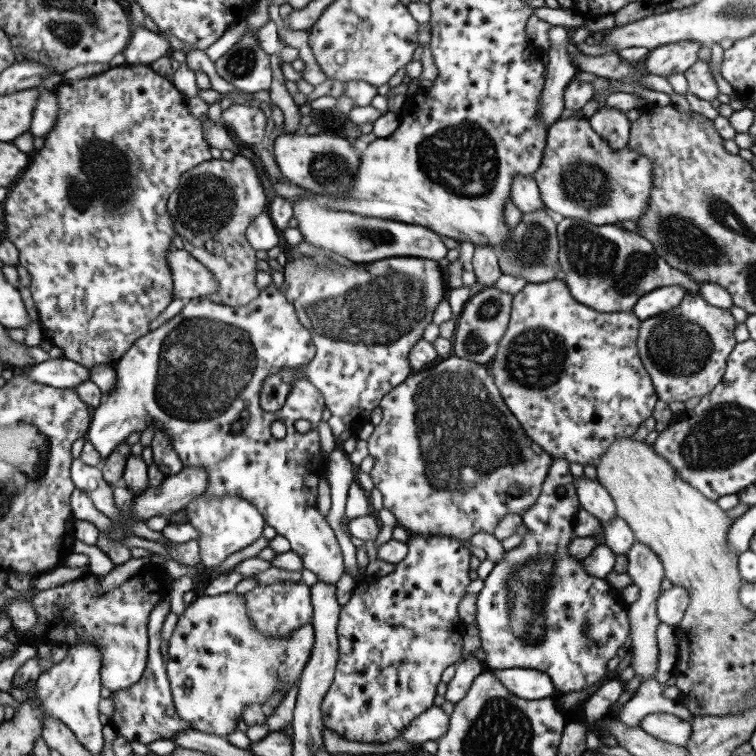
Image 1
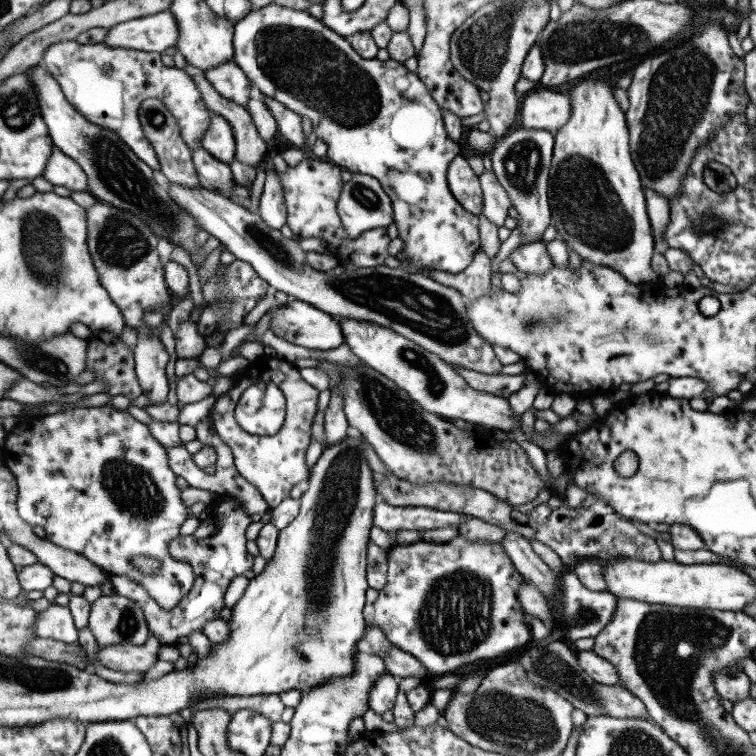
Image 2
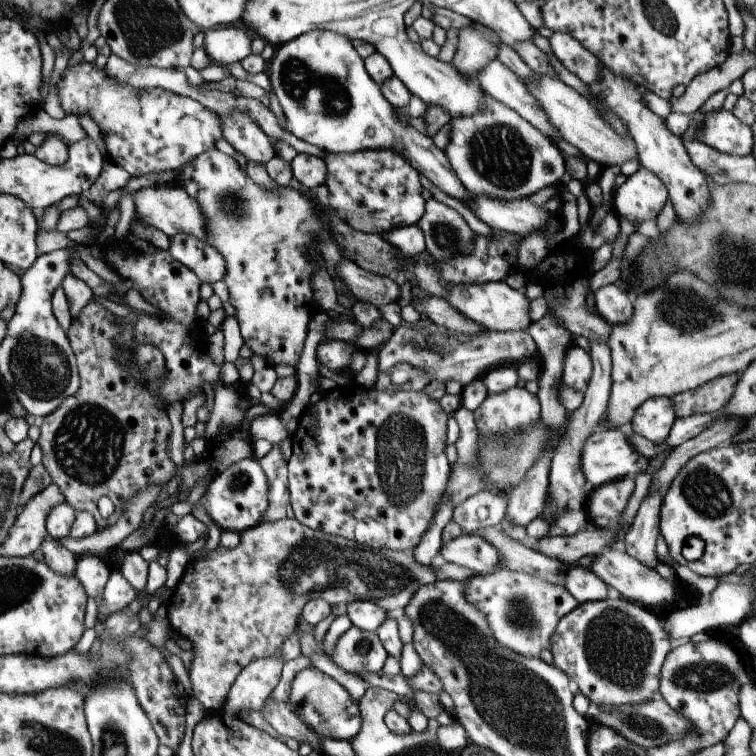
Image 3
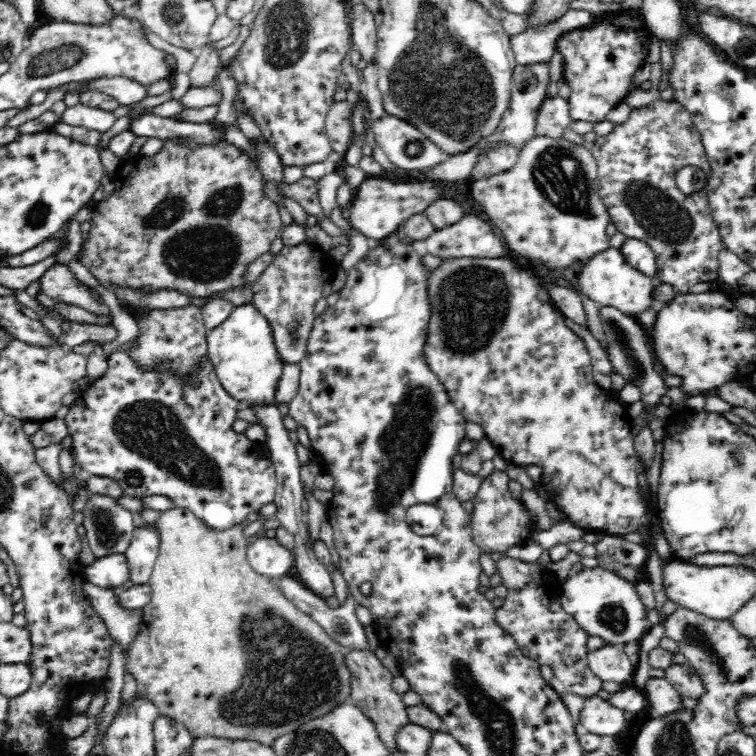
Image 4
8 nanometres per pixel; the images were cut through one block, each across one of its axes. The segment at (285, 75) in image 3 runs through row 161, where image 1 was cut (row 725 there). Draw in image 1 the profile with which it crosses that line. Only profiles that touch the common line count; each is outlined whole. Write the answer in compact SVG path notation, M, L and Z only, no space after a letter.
M432 705L409 721L409 725L403 728L399 736L409 744L419 746L427 740L436 741L445 734L448 726L449 715L445 714L439 706Z

